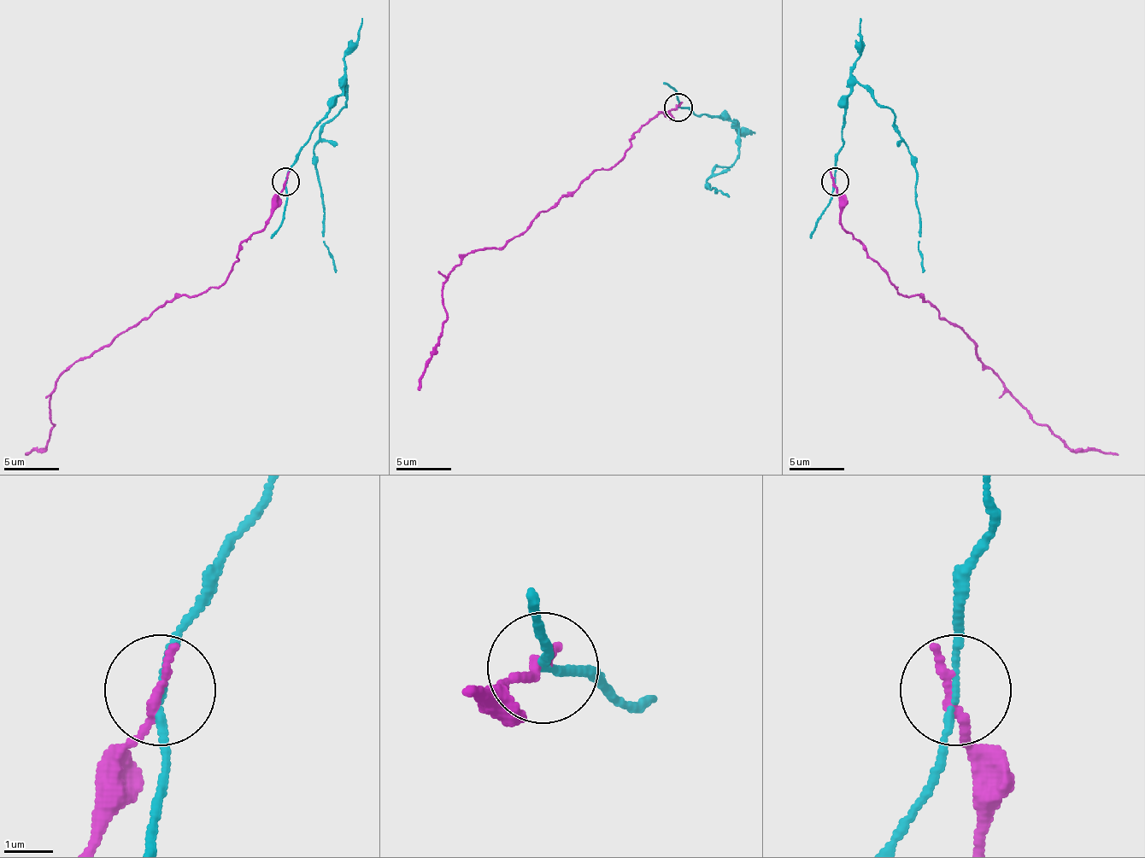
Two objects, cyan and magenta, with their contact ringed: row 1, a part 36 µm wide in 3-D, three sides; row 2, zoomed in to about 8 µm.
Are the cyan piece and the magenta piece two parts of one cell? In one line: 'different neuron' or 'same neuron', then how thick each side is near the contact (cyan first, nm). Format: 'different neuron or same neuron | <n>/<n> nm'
different neuron | 120/240 nm

